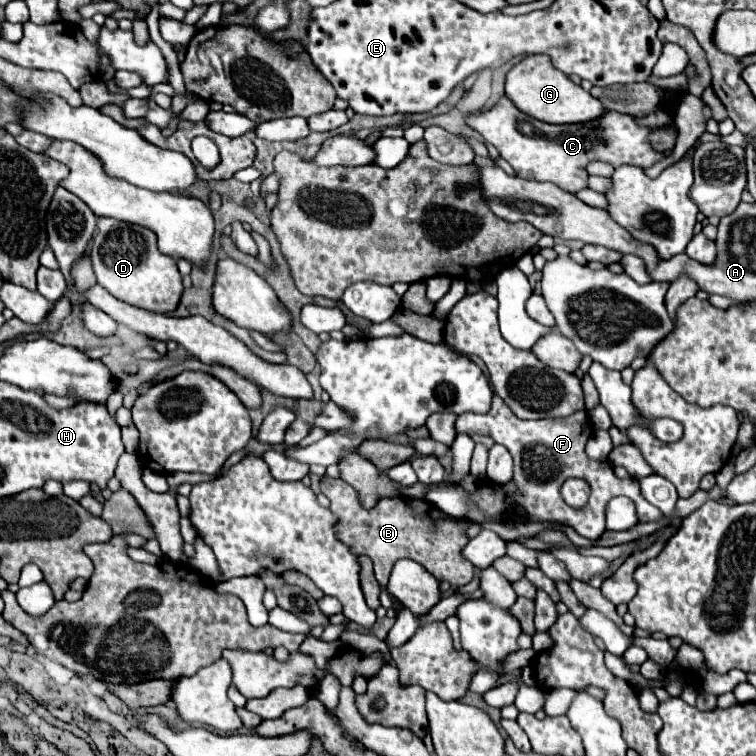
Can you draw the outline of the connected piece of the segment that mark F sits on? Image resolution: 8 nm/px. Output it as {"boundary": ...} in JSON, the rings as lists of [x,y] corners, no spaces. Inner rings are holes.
{"boundary":[[[494,396],[492,408],[488,414],[470,414],[470,412],[462,414],[456,418],[456,430],[464,432],[464,434],[472,434],[472,432],[484,434],[484,436],[490,436],[494,442],[506,446],[514,458],[514,478],[508,486],[478,484],[478,490],[474,494],[468,494],[462,488],[458,488],[458,494],[456,494],[456,486],[432,490],[426,496],[426,500],[432,502],[434,506],[442,508],[444,512],[450,512],[450,516],[466,516],[464,498],[468,496],[488,516],[504,516],[506,520],[510,520],[514,506],[522,506],[534,518],[560,520],[560,522],[570,524],[578,534],[582,534],[586,538],[598,538],[604,532],[608,502],[616,496],[628,496],[636,504],[638,522],[654,522],[654,520],[662,518],[662,512],[656,506],[652,506],[648,500],[642,498],[640,486],[634,478],[620,480],[614,476],[612,466],[608,462],[588,460],[588,456],[584,454],[584,446],[592,434],[592,428],[588,424],[588,414],[584,410],[574,412],[568,418],[522,420],[502,402],[500,396]],[[566,478],[584,478],[590,484],[592,494],[590,494],[586,508],[574,510],[568,504],[564,504],[564,500],[558,494],[558,488],[562,486],[562,480],[566,480]]]}

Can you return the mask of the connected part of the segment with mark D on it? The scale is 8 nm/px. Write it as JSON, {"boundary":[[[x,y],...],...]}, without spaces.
{"boundary":[[[98,218],[98,230],[94,234],[90,258],[98,284],[118,300],[162,314],[172,312],[178,306],[182,278],[176,260],[158,252],[156,236],[148,228],[138,228],[136,224],[126,224],[114,218]]]}

